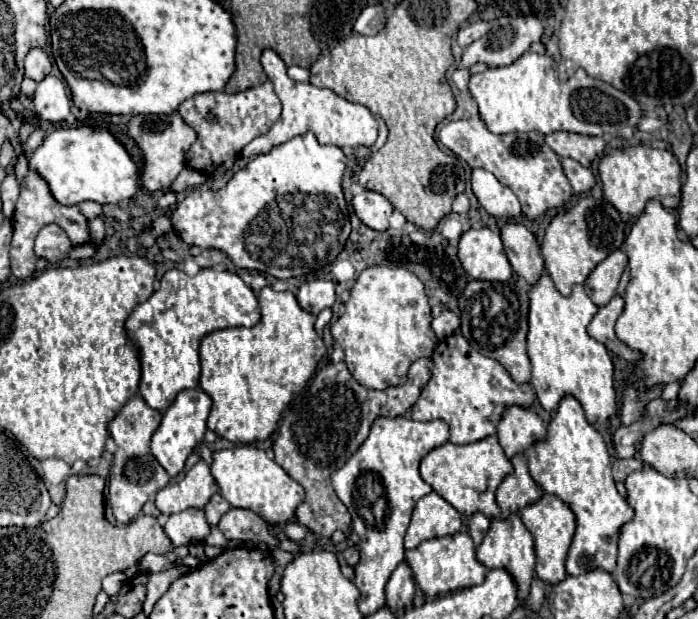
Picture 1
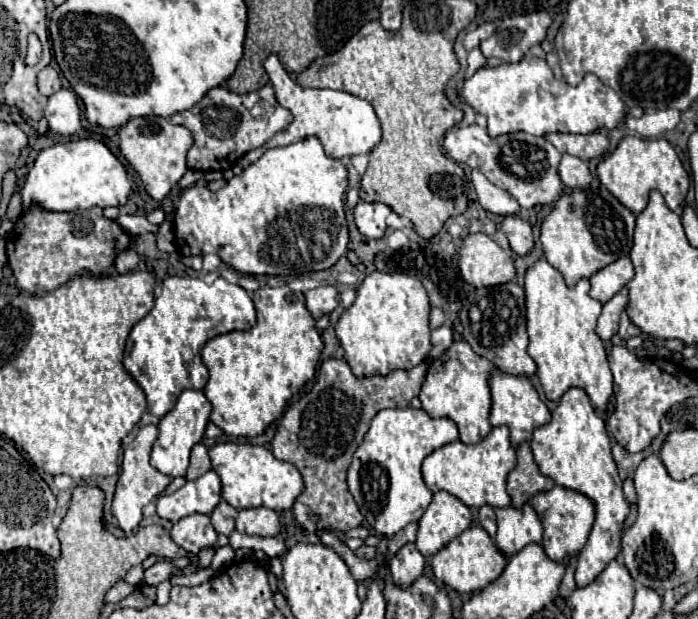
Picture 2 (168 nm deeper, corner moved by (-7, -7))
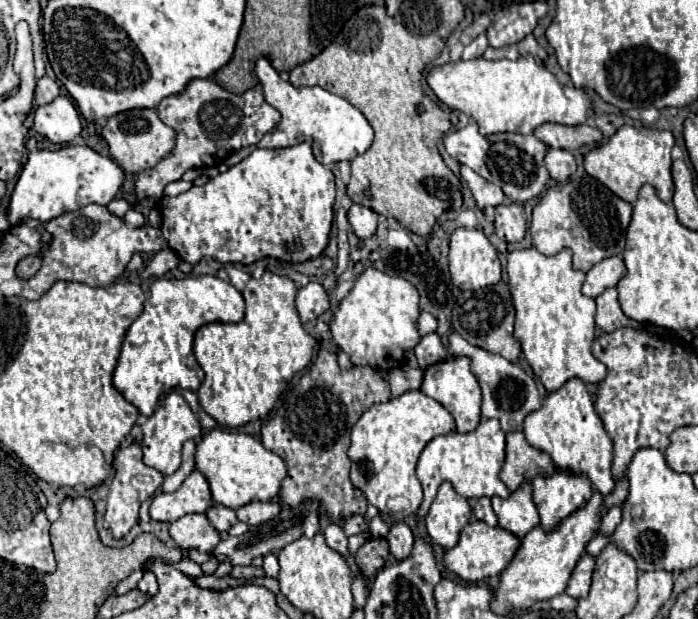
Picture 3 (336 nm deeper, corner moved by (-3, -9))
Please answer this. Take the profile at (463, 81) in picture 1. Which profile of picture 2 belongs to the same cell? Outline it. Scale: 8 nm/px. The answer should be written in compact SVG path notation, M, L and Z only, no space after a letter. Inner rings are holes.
M479 48L471 50L469 58L467 58L467 72L465 72L465 76L473 76L481 66L485 66L485 62L487 62L487 58L481 54Z

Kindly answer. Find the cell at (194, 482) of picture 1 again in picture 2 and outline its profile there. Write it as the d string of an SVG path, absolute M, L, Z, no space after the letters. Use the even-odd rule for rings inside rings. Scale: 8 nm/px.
M209 470L173 494L157 498L157 516L177 522L189 514L211 514L221 500L221 480Z

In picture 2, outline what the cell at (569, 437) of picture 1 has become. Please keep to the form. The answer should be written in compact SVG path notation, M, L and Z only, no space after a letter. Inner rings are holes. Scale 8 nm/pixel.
M569 388L561 396L557 408L551 412L549 424L535 428L529 444L541 474L553 478L559 486L573 488L589 496L595 504L595 524L585 548L579 554L575 570L575 582L579 588L583 588L591 584L611 560L617 558L621 548L621 524L629 514L629 504L625 502L621 490L621 478L611 456L611 438L605 430L605 422L595 414L585 390Z

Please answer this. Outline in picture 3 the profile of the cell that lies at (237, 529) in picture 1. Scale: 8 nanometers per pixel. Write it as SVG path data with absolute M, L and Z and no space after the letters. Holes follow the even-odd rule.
M251 502L237 510L237 518L249 526L261 526L279 514L277 502Z

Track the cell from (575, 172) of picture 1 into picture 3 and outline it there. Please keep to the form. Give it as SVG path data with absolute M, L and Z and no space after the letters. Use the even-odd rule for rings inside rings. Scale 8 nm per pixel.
M549 148L545 156L545 166L549 170L549 176L557 182L567 182L577 170L573 154L567 150L555 150L555 148Z

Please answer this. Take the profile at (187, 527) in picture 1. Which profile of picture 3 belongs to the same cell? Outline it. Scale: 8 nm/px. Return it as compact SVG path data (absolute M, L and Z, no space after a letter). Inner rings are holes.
M187 514L171 522L169 534L181 550L199 550L211 554L221 542L219 532L215 532L205 514Z

